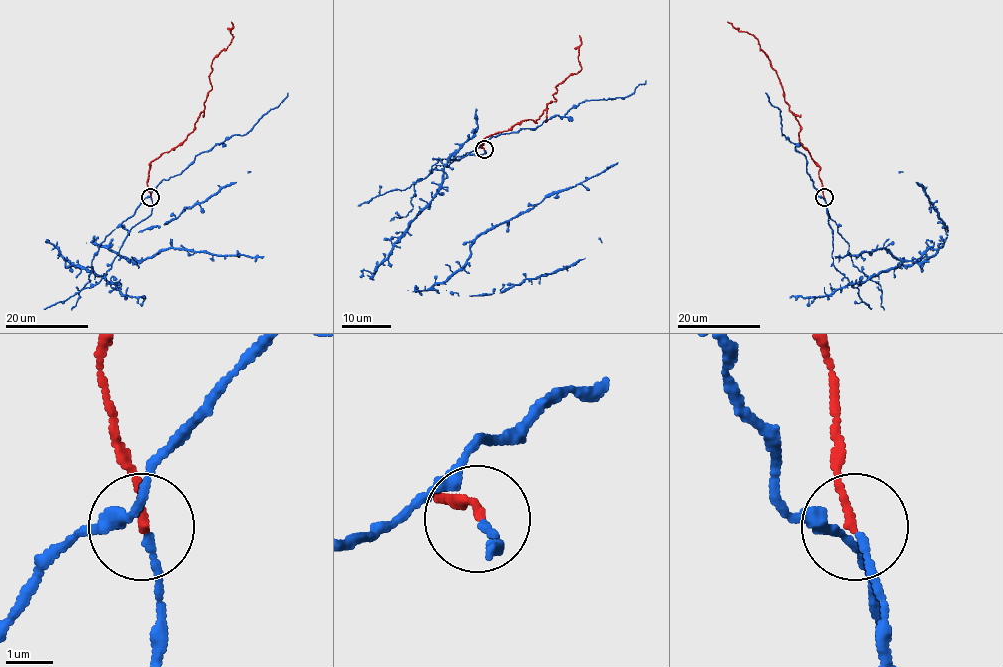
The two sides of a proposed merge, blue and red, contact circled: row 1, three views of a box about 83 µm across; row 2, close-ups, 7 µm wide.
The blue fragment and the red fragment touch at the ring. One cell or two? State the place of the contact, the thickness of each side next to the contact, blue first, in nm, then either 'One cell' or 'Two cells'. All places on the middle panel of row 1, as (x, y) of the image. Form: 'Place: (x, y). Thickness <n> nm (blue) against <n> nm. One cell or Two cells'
Place: (484, 149). Thickness 110 nm (blue) against 160 nm. One cell

